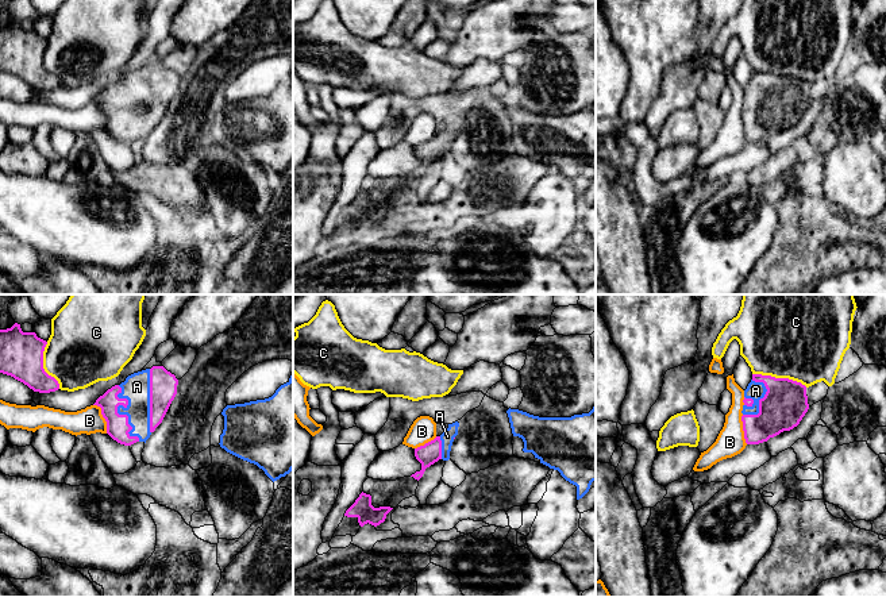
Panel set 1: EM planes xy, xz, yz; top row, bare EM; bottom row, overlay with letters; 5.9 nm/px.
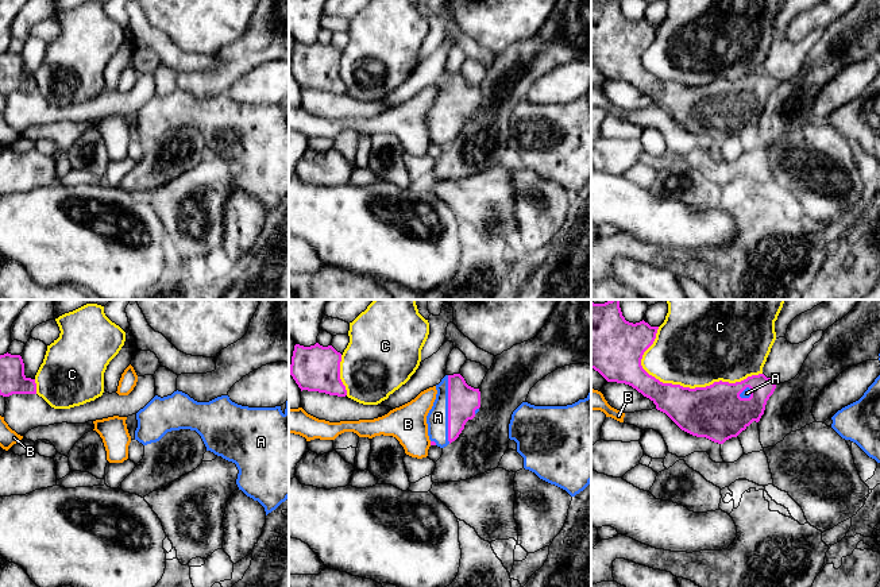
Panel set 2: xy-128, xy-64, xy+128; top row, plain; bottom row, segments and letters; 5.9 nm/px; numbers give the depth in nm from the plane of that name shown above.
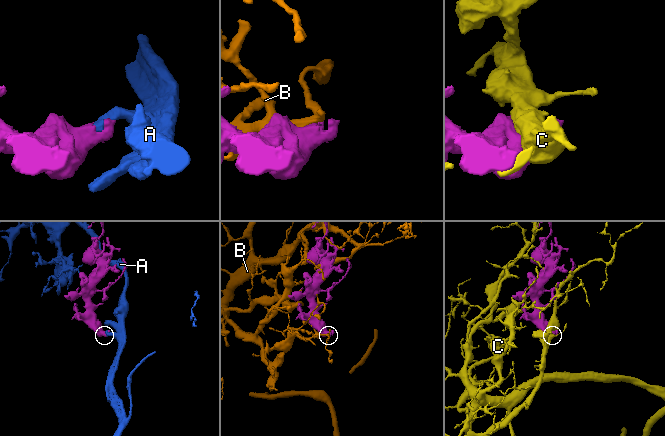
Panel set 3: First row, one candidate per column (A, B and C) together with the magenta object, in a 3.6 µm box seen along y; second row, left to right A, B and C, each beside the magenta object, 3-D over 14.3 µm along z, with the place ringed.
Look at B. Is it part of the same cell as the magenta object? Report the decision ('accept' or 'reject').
reject

